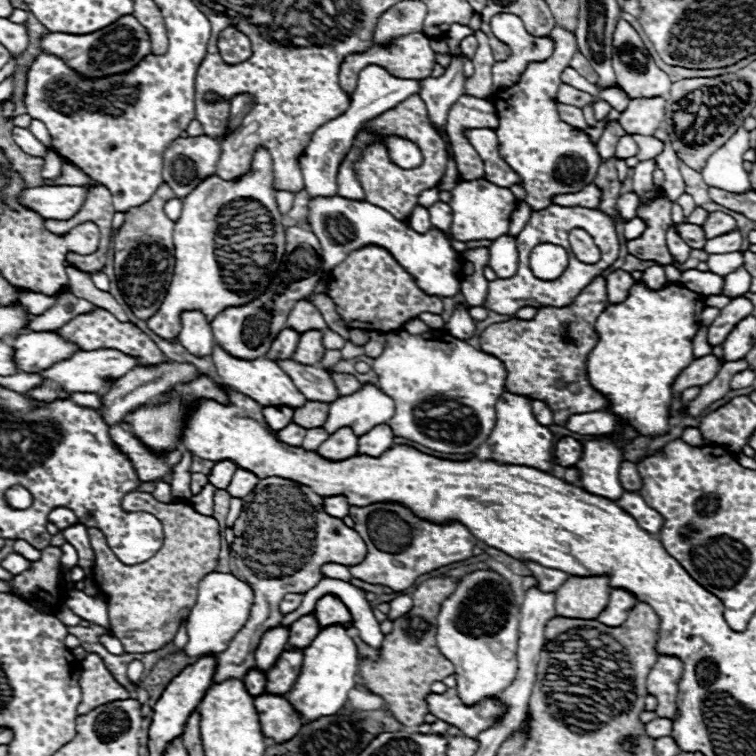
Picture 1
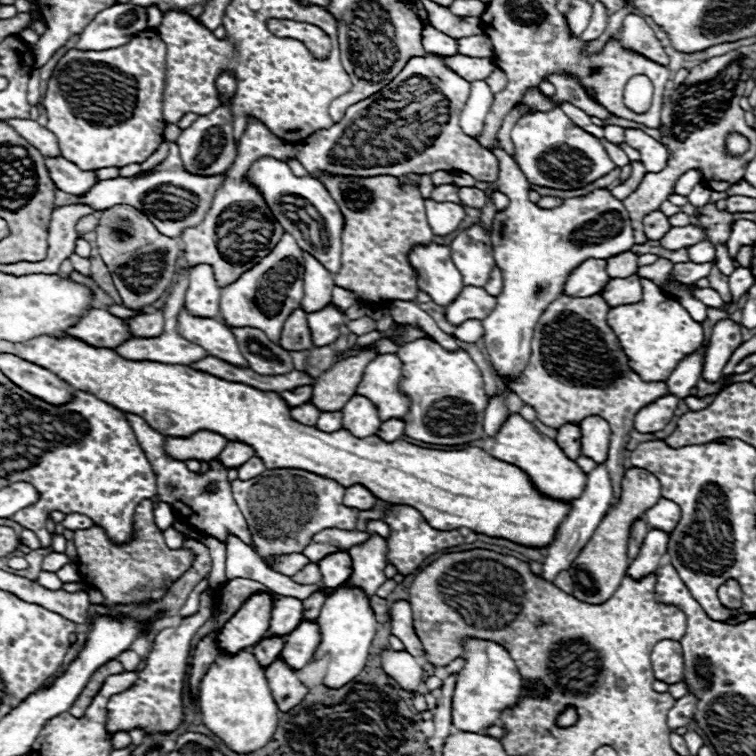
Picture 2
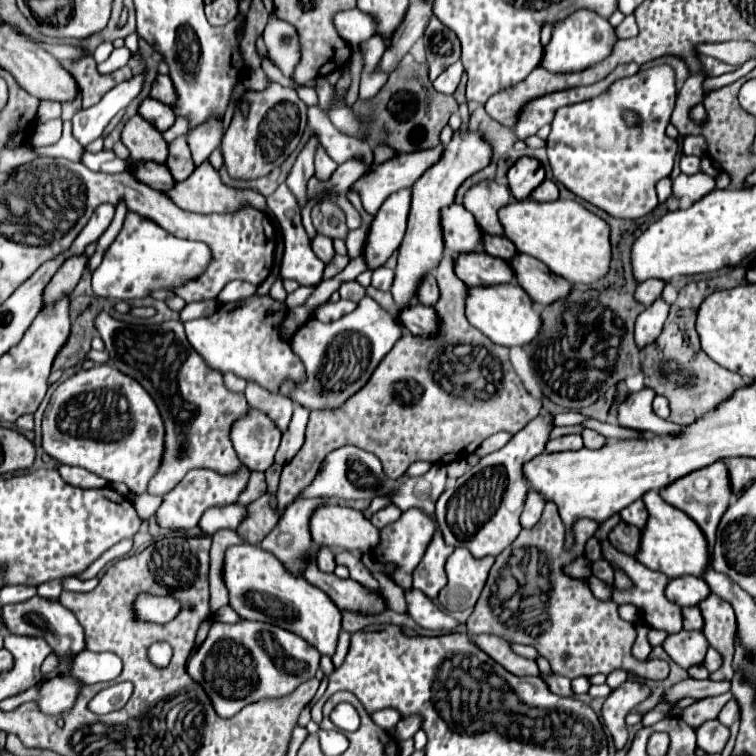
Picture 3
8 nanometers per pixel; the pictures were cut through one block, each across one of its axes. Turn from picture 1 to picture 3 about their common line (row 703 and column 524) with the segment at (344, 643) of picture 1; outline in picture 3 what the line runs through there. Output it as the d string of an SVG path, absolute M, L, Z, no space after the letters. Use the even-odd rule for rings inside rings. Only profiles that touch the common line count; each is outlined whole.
M514 282L514 286L486 286L486 288L470 288L466 298L466 318L468 322L486 334L494 344L512 348L526 346L542 332L542 318L534 310L530 296L522 286Z

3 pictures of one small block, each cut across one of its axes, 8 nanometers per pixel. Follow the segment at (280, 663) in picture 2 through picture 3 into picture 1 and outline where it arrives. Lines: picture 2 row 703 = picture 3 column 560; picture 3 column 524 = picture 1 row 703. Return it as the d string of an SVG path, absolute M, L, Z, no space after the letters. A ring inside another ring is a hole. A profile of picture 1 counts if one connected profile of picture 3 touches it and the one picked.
M264 692L256 696L254 706L258 710L264 736L272 738L276 744L282 744L298 734L302 720L298 722L298 712L286 696L272 696L270 692Z

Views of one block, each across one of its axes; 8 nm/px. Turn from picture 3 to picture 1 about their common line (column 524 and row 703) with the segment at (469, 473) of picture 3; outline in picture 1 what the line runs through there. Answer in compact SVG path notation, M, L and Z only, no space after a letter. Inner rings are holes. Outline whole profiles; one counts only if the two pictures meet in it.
M430 692L426 696L426 704L430 714L460 728L470 738L476 738L504 712L504 706L496 698L486 698L476 706L464 706L458 696L450 696L446 692Z

